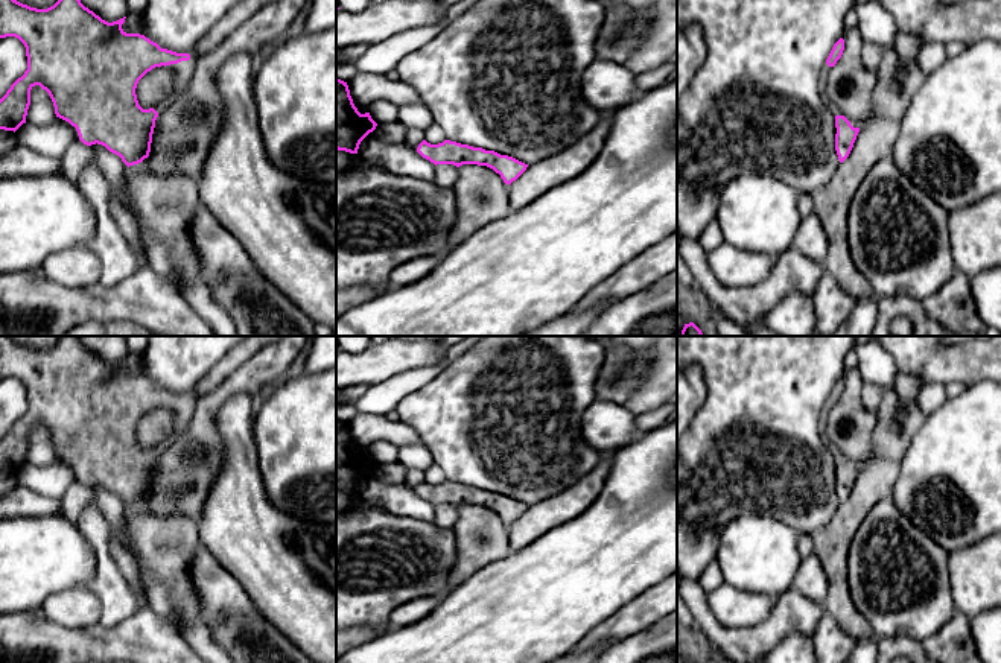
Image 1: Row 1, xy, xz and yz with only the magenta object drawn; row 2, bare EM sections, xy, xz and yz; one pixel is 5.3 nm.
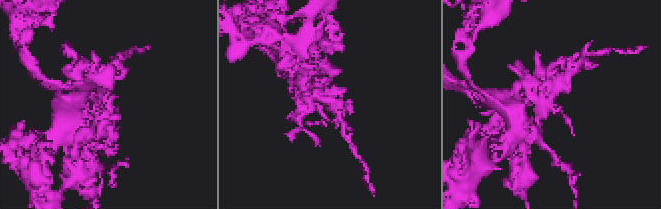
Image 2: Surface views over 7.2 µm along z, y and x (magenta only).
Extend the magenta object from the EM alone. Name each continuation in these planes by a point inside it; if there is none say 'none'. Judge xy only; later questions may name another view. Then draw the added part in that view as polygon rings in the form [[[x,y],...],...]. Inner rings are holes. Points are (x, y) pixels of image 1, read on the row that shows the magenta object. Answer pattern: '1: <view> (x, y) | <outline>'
1: xy (183, 72) | [[[190,55],[189,61],[181,61],[178,64],[166,65],[173,73],[175,93],[181,93],[189,87],[195,73],[195,64],[196,58]]]

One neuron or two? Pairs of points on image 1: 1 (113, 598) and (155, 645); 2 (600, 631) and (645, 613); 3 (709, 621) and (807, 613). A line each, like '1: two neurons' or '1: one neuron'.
1: two neurons
2: one neuron
3: one neuron

